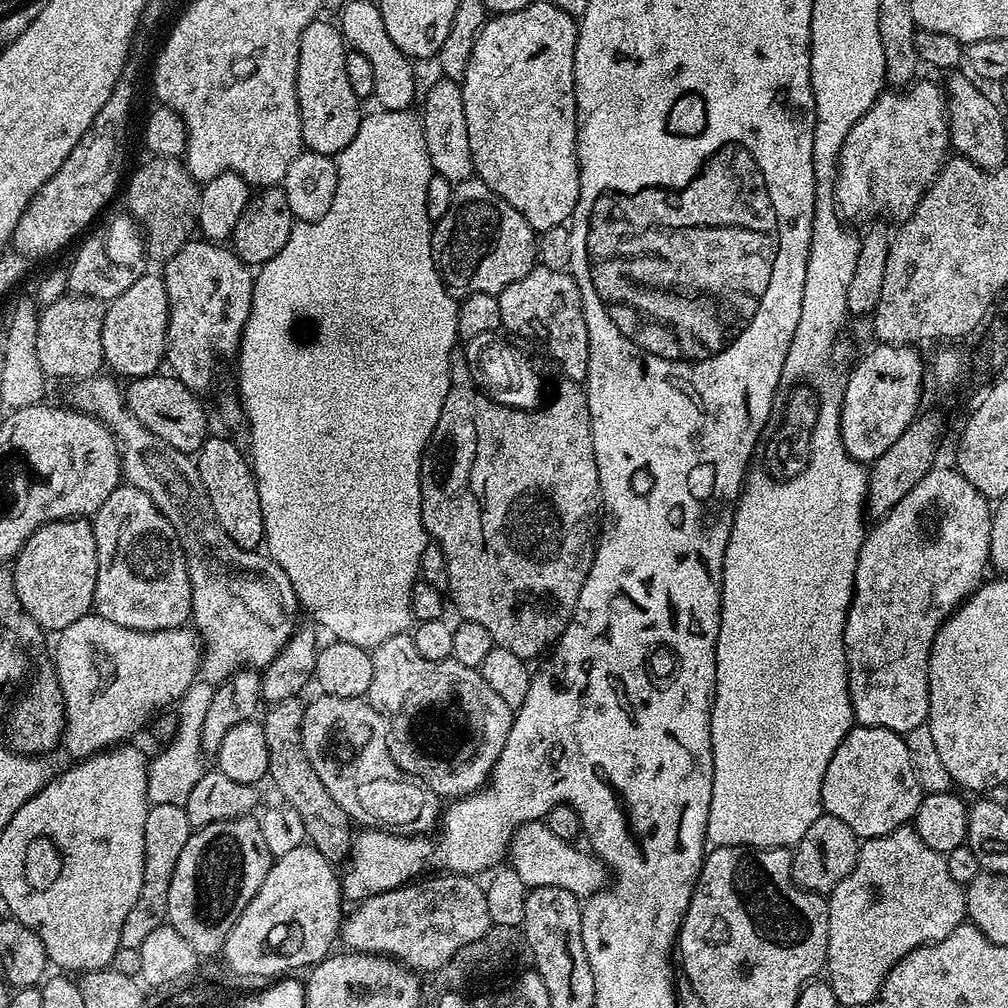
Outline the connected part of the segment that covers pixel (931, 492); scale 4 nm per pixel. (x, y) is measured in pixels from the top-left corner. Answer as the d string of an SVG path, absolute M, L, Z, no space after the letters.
M933 467L932 471L902 498L896 506L884 516L875 521L876 524L867 529L864 544L860 547L860 557L854 578L852 601L848 607L848 617L844 623L844 653L848 659L848 693L852 703L852 714L857 725L878 726L886 730L894 730L901 734L914 730L914 726L925 723L928 718L928 703L930 702L930 686L928 685L928 659L932 653L932 643L938 630L945 624L948 617L980 587L985 579L984 567L989 567L988 547L990 546L990 526L992 525L992 508L987 496L983 496L961 472L951 467Z

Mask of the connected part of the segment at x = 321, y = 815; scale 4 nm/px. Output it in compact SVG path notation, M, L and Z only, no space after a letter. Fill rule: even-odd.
M291 696L277 704L268 704L262 716L266 750L268 751L268 775L274 787L280 791L279 798L285 805L298 812L305 826L307 843L329 858L341 858L349 855L354 839L354 824L348 815L330 798L330 790L322 786L322 778L314 774L310 758L302 746L302 718L306 704L300 696ZM268 710L268 713L266 713Z

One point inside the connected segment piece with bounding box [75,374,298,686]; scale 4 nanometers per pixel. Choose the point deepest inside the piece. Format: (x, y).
(243, 605)

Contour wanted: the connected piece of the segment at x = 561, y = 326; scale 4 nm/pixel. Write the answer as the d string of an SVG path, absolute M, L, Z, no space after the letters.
M539 266L532 268L526 278L510 282L506 290L498 294L500 323L505 329L520 336L533 336L556 359L567 379L587 381L590 362L590 342L586 330L586 318L576 279L568 272L559 272Z

